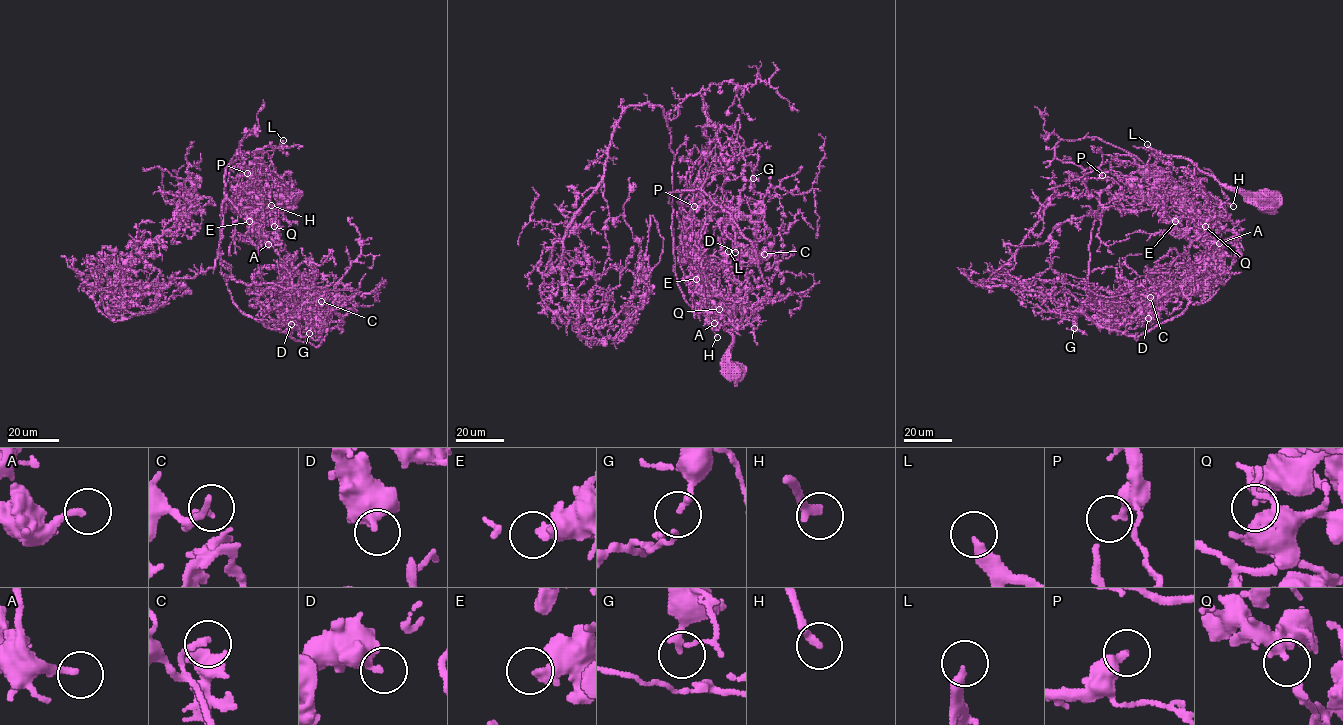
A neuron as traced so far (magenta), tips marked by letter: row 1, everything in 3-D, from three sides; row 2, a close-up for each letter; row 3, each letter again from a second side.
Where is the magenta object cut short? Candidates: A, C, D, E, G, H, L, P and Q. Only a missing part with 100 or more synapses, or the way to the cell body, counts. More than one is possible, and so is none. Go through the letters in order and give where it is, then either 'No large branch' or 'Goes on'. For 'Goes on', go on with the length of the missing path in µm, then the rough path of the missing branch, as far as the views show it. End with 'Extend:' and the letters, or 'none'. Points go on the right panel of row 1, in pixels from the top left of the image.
A: Place: (1219, 243). Goes on. Missing length about 30 µm. Course of what is missing: (1219, 243), (1210, 252), (1204, 252), (1191, 242), (1174, 244)
C: Place: (1150, 297). No large branch
D: Place: (1148, 318). No large branch
E: Place: (1175, 221). No large branch
G: Place: (1074, 328). No large branch
H: Place: (1233, 206). Goes on. Missing length about 50 µm. Course of what is missing: (1233, 206), (1235, 209), (1224, 204), (1194, 169), (1176, 164)
L: Place: (1147, 144). No large branch
P: Place: (1102, 175). No large branch
Q: Place: (1205, 226). No large branch
Extend: A, H

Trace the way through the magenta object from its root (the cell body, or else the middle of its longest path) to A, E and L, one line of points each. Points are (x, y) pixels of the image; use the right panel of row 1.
A: (1267, 199), (1175, 156), (1107, 191), (1131, 212), (1197, 212), (1199, 203), (1188, 241), (1219, 243)
E: (1267, 199), (1175, 156), (1107, 191), (1131, 212), (1203, 207), (1168, 207), (1167, 221), (1175, 221)
L: (1267, 199), (1161, 156), (1108, 190), (1129, 212), (1167, 201), (1147, 144)

